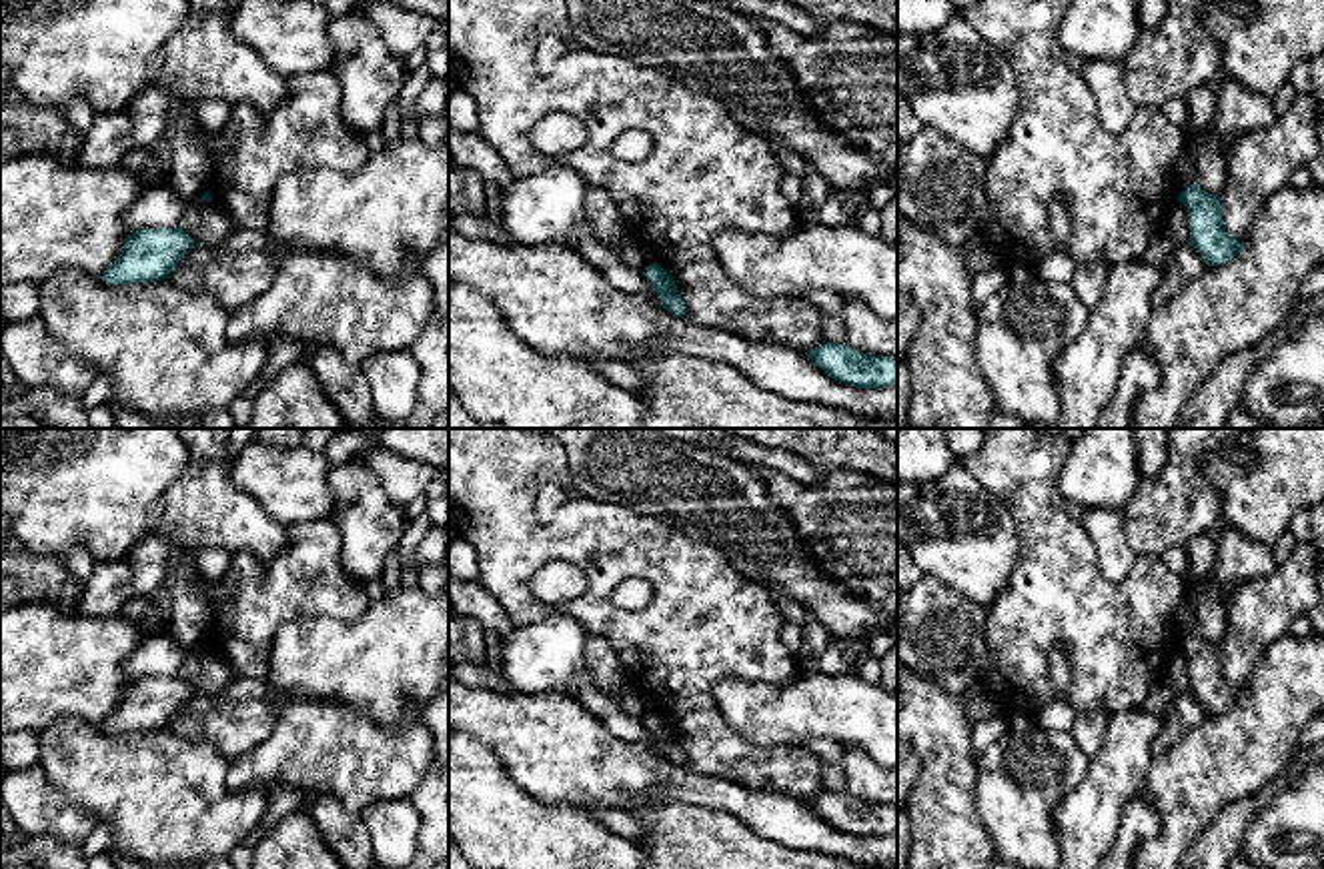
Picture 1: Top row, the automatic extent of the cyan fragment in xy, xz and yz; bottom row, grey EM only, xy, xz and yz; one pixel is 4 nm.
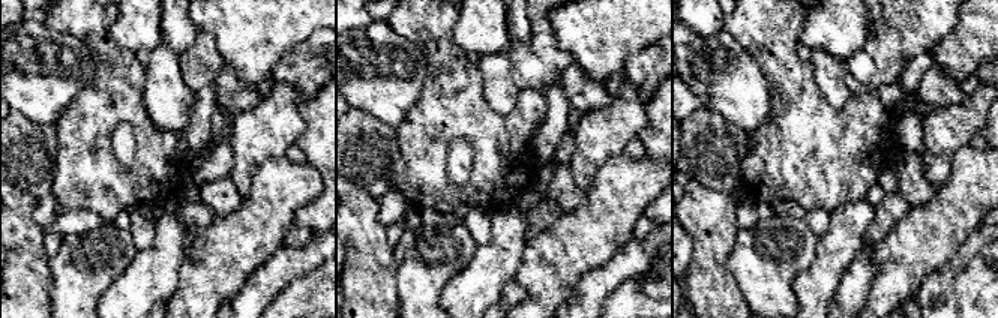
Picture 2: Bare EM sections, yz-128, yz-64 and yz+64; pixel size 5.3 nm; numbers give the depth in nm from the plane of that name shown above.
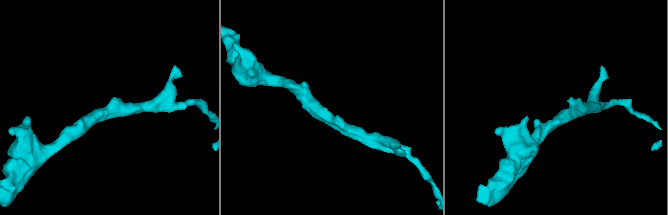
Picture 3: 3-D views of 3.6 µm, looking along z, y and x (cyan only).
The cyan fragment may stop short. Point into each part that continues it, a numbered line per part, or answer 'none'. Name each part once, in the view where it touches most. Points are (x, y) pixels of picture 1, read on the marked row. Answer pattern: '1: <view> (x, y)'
none

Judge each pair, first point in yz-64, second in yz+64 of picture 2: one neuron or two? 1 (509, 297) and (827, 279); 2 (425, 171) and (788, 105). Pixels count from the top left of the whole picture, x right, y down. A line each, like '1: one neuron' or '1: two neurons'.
1: two neurons
2: one neuron

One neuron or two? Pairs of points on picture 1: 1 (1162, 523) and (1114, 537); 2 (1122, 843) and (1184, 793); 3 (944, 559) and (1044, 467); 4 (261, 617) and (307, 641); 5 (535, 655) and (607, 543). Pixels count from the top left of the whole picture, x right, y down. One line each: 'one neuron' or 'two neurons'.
1: two neurons
2: two neurons
3: two neurons
4: two neurons
5: two neurons

